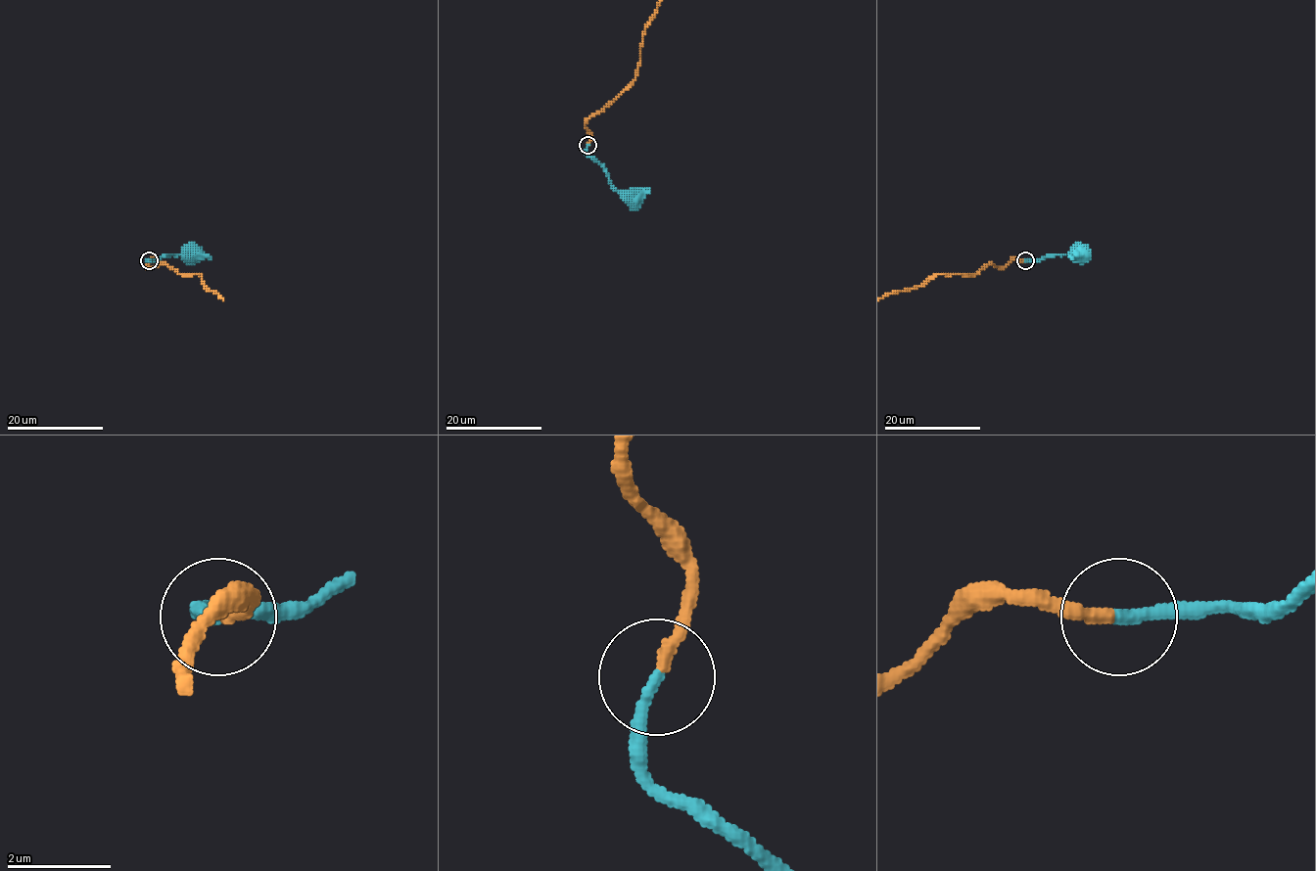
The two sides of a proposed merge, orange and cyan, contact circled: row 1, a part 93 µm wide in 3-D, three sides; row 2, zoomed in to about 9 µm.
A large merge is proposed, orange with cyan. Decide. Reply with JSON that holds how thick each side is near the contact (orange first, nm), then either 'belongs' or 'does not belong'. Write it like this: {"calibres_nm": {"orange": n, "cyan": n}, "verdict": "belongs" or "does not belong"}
{"calibres_nm": {"orange": 240, "cyan": 240}, "verdict": "belongs"}

